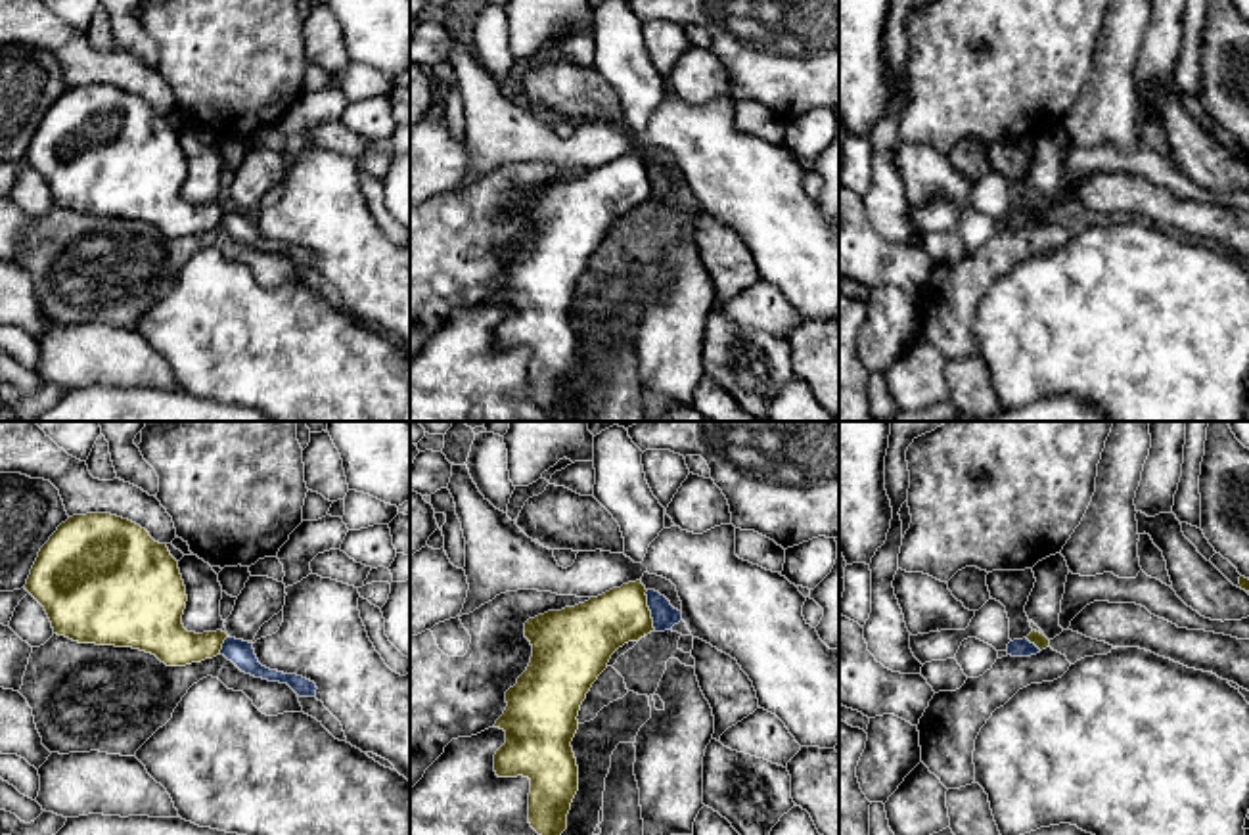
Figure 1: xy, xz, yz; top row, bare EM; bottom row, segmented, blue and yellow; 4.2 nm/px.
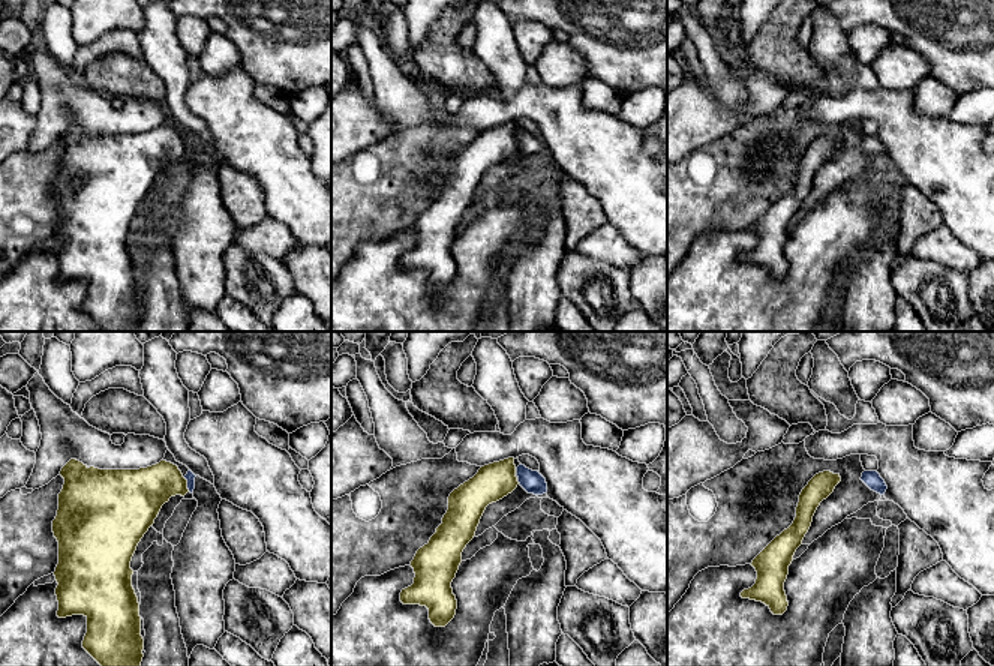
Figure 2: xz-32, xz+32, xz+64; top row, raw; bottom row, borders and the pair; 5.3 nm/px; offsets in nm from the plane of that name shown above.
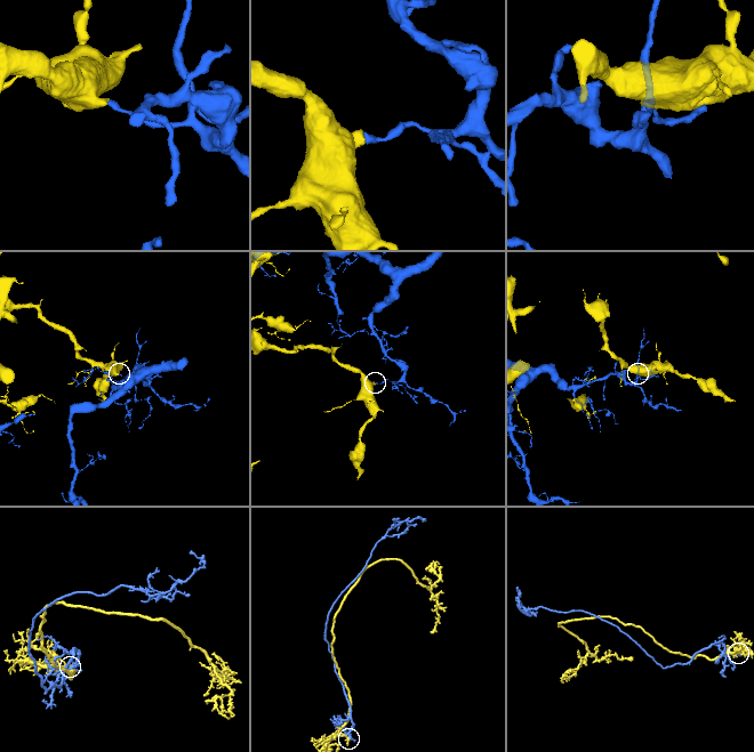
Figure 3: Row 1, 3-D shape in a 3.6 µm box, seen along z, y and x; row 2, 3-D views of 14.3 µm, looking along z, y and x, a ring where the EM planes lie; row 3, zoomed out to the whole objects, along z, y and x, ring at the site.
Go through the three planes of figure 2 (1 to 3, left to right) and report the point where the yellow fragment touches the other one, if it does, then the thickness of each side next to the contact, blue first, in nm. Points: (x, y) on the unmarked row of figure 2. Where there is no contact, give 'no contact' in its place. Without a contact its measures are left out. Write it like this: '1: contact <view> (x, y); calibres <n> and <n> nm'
1: contact xz-32 (188, 149); calibres 50 and 260 nm
2: no contact
3: no contact

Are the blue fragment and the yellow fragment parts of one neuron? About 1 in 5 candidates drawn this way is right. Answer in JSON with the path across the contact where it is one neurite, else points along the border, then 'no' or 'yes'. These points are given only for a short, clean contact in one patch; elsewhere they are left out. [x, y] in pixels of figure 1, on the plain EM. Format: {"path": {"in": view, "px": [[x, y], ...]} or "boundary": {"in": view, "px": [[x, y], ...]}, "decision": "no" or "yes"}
{"boundary": {"in": "xz", "px": [[646, 161], [646, 177], [656, 200]]}, "decision": "no"}

